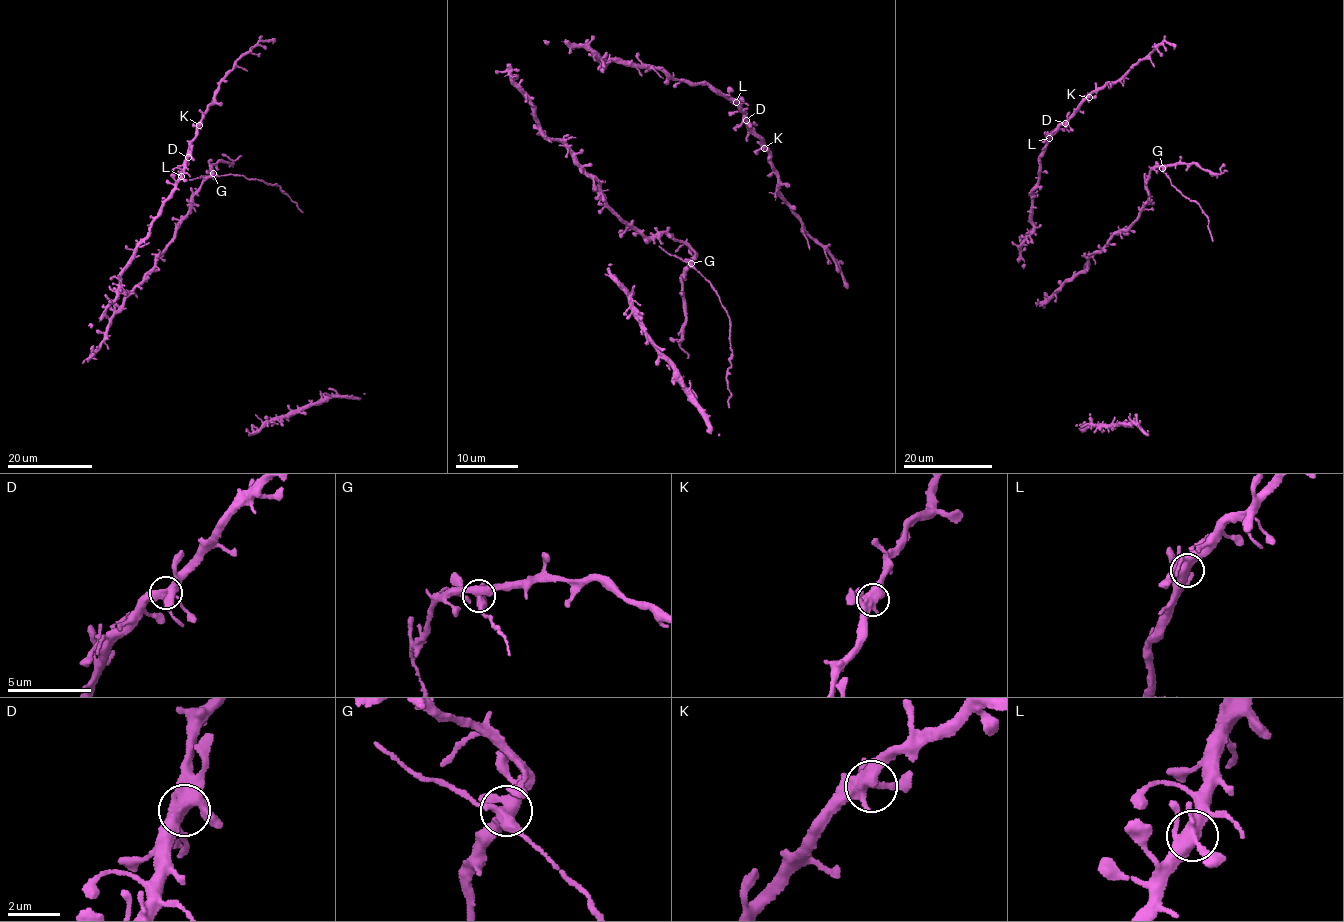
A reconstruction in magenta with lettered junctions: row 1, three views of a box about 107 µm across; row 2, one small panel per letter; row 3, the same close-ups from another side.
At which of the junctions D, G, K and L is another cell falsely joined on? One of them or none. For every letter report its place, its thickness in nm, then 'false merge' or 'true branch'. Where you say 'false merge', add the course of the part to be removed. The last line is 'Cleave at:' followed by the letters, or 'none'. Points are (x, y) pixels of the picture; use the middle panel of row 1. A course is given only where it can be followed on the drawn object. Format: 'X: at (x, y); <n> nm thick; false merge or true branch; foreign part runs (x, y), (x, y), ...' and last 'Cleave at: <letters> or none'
D: at (746, 120); 480 nm thick; true branch
G: at (691, 263); 480 nm thick; false merge; foreign part runs (690, 262), (716, 292), (729, 317), (732, 350), (725, 379), (731, 396), (728, 399), (729, 407)
K: at (764, 148); 460 nm thick; true branch
L: at (736, 102); 460 nm thick; true branch
Cleave at: G

